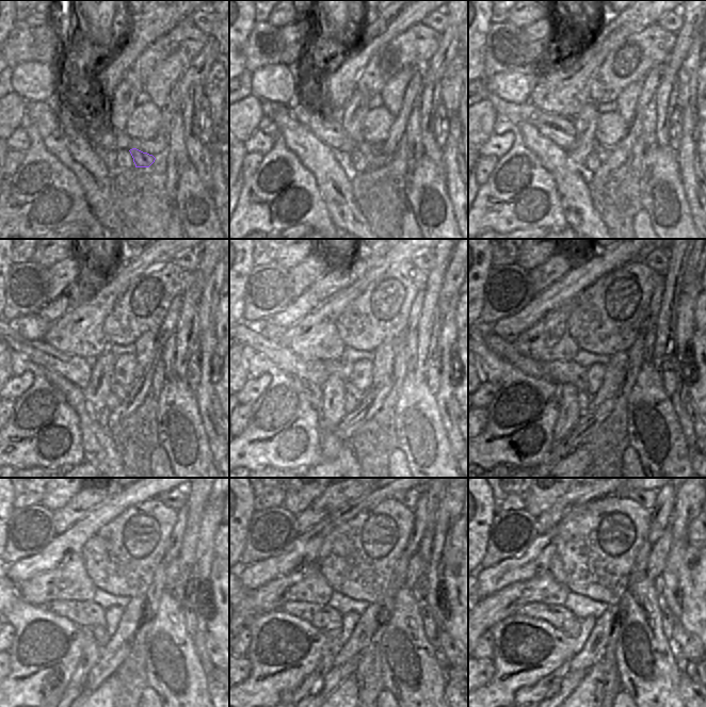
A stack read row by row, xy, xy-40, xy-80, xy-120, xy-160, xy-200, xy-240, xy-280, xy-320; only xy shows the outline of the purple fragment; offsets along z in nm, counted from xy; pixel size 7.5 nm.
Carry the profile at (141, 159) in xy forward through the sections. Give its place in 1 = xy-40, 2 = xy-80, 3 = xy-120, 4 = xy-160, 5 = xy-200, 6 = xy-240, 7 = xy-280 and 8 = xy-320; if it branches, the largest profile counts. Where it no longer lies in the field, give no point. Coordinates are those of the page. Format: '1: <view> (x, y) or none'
1: xy-40 (373, 153)
2: xy-80 (603, 151)
3: xy-120 (118, 390)
4: xy-160 (343, 370)
5: xy-200 (559, 372)
6: xy-240 (86, 614)
7: xy-280 (319, 615)
8: xy-320 (555, 614)

